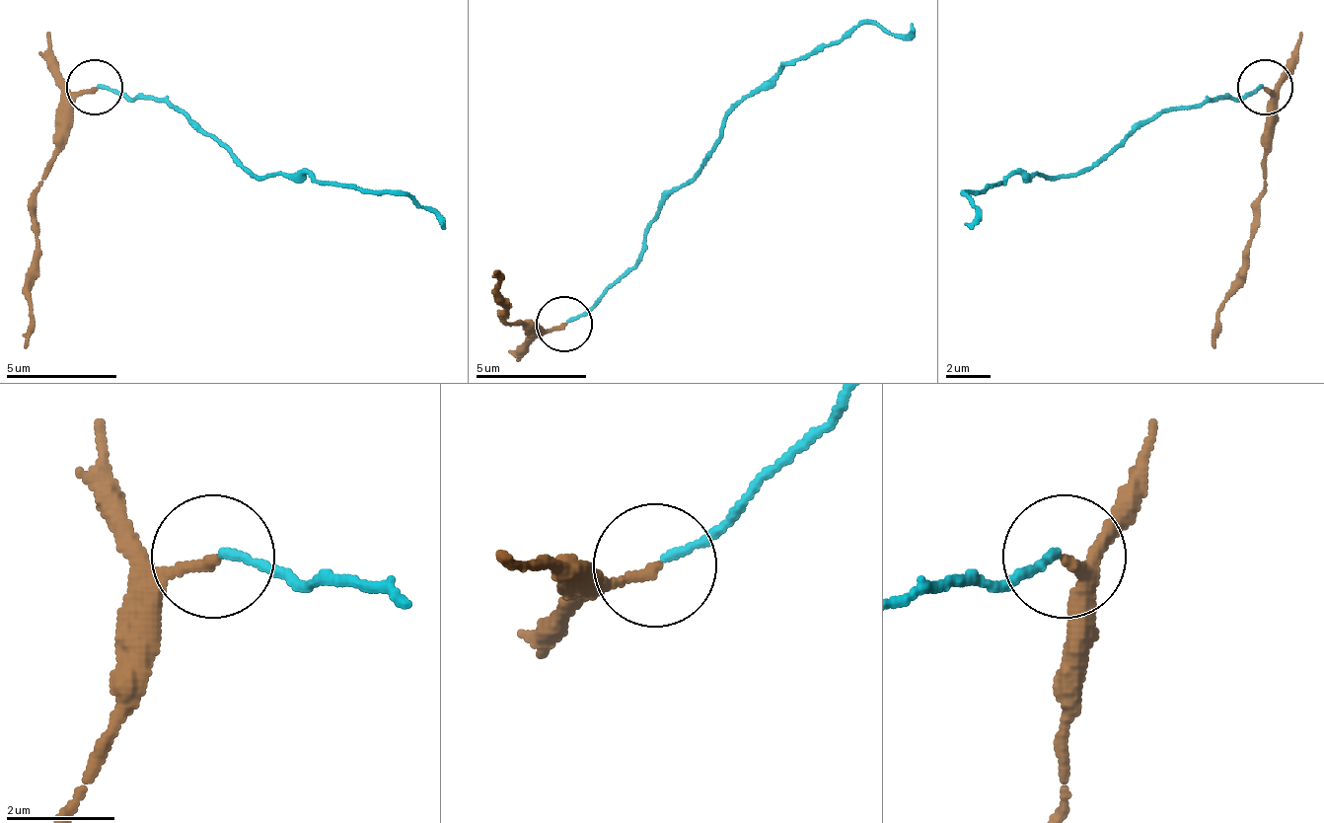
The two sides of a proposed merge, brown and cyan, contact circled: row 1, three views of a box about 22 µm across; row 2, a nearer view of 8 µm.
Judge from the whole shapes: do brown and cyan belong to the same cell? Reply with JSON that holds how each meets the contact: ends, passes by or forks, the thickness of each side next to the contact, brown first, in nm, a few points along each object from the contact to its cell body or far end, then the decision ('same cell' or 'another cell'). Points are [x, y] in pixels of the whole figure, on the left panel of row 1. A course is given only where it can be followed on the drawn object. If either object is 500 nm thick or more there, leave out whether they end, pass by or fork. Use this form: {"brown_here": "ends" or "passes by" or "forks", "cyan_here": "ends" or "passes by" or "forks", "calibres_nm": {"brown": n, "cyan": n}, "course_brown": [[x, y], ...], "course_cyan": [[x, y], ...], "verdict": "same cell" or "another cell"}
{"brown_here": "ends", "cyan_here": "ends", "calibres_nm": {"brown": 180, "cyan": 140}, "course_brown": [[93, 86], [71, 108], [65, 147], [37, 191], [37, 280], [27, 347]], "course_cyan": [[99, 86], [160, 97], [171, 108], [177, 108], [249, 175], [282, 175], [409, 197], [443, 225]], "verdict": "another cell"}

